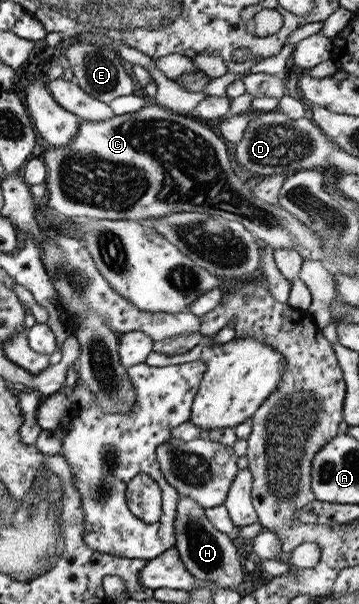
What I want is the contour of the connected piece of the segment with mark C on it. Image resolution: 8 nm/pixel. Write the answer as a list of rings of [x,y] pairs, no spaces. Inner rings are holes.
[[[149,101],[149,104],[147,104],[146,106],[143,106],[141,109],[138,109],[137,111],[134,111],[133,113],[113,114],[111,117],[108,117],[107,119],[104,119],[101,121],[91,121],[91,120],[81,121],[81,123],[78,125],[78,128],[76,129],[76,132],[73,134],[73,137],[64,146],[49,146],[49,149],[47,149],[46,152],[44,153],[44,166],[46,170],[46,179],[45,179],[44,184],[46,185],[47,191],[49,192],[47,205],[49,208],[52,209],[53,212],[55,212],[56,214],[60,214],[61,216],[69,216],[70,218],[75,218],[75,219],[78,219],[79,217],[82,216],[83,218],[94,218],[94,219],[141,221],[141,220],[163,217],[164,215],[167,215],[168,213],[179,213],[182,211],[204,213],[204,214],[209,214],[210,216],[219,215],[219,217],[229,219],[229,221],[239,222],[247,231],[249,231],[249,233],[254,237],[254,239],[259,242],[261,247],[268,245],[269,247],[272,247],[273,250],[281,249],[281,248],[294,249],[302,257],[303,260],[324,259],[325,251],[323,249],[323,246],[319,242],[319,239],[317,238],[315,231],[312,231],[311,229],[307,228],[306,225],[303,225],[291,212],[288,212],[286,209],[283,209],[278,203],[268,204],[267,202],[264,202],[263,200],[260,200],[259,198],[256,198],[253,195],[253,192],[251,191],[251,189],[249,189],[246,186],[246,183],[241,181],[241,179],[239,179],[239,177],[237,177],[237,175],[233,173],[233,169],[231,169],[231,163],[229,163],[229,157],[227,157],[227,149],[225,148],[224,139],[222,139],[219,136],[219,134],[216,132],[215,129],[205,128],[205,125],[203,125],[200,121],[193,119],[191,116],[184,116],[183,114],[173,113],[171,110],[163,109],[159,104],[153,104],[150,101]]]

